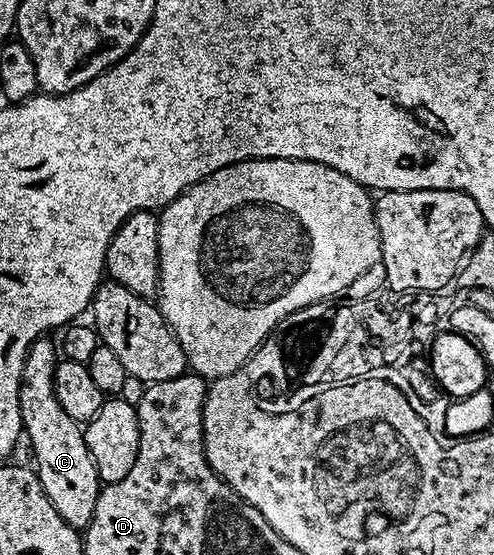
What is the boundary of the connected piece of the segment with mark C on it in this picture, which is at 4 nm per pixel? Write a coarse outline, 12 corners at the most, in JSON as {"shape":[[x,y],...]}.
{"shape":[[36,340],[18,420],[46,498],[77,530],[102,481],[54,394],[58,348]]}

